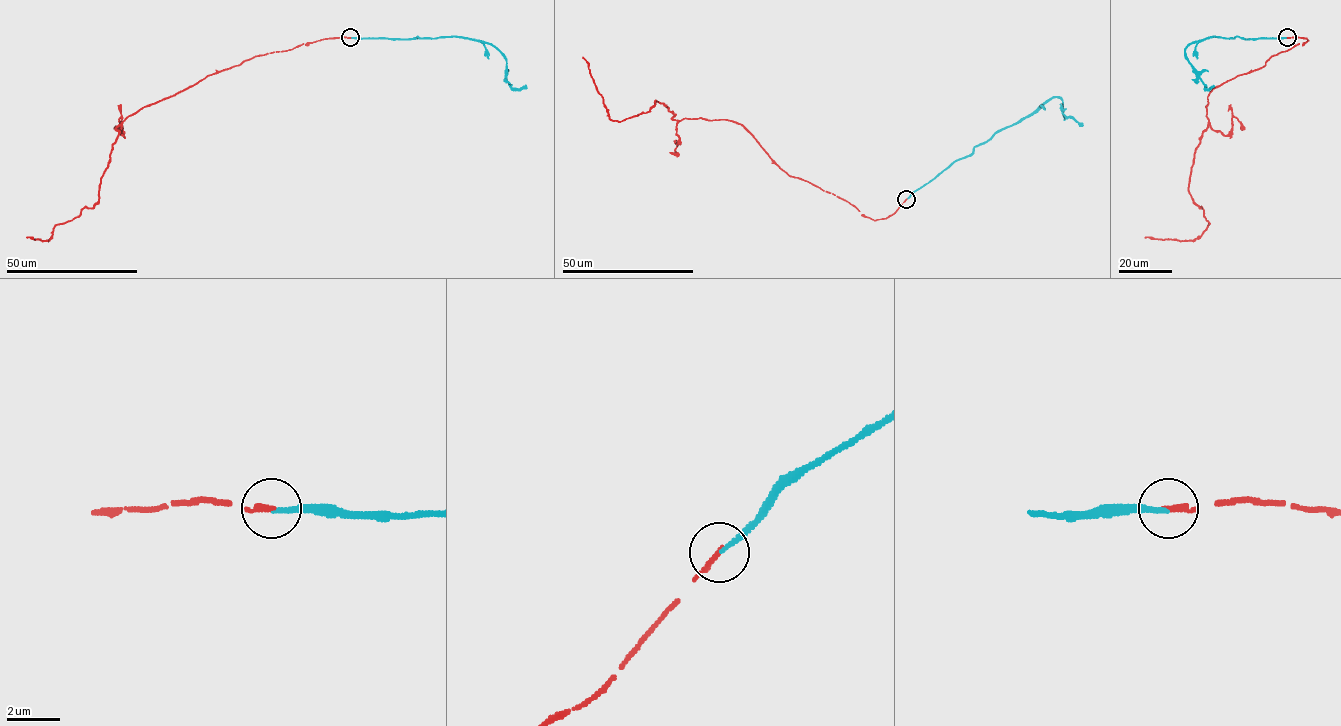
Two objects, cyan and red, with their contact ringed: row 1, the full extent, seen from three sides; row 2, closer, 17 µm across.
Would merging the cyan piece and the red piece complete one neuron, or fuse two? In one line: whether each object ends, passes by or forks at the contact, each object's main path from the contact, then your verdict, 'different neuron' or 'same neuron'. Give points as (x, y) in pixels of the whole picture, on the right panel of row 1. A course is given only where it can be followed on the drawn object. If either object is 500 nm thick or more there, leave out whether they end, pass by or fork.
cyan ends | red ends | cyan via (1287, 38), (1217, 36), (1190, 44), (1185, 48), (1188, 62), (1205, 88), (1214, 85) | red via (1287, 38), (1308, 40), (1207, 97), (1209, 124), (1188, 190), (1203, 210), (1206, 229), (1192, 240), (1145, 237) | same neuron

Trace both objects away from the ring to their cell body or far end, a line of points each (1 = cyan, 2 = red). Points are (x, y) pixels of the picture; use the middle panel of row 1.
1: (906, 199), (954, 162), (968, 156), (975, 146), (1033, 115), (1052, 97), (1059, 97), (1062, 113), (1082, 126)
2: (906, 199), (872, 219), (789, 176), (740, 124), (677, 121), (655, 100), (612, 121), (583, 57)

